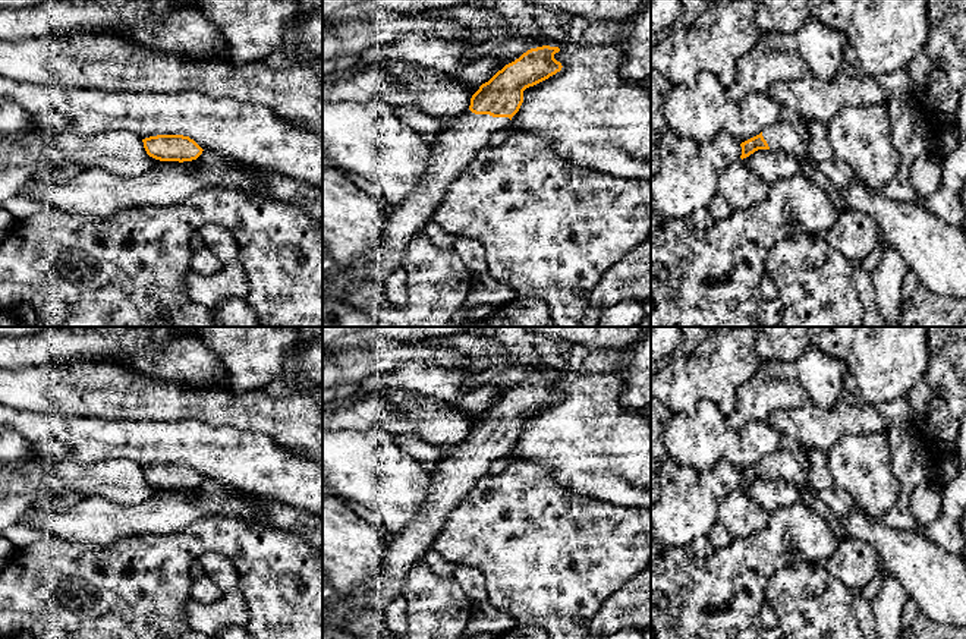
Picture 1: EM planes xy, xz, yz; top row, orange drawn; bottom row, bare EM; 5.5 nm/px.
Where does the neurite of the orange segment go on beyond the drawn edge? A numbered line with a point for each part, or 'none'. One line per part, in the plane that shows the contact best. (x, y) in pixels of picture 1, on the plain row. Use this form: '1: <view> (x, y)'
1: xz (458, 474)

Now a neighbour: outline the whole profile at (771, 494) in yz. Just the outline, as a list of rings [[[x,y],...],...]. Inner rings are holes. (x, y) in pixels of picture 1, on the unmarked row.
[[[758,478],[743,487],[743,491],[759,507],[774,513],[781,507],[799,501],[802,490],[793,482],[781,478]]]

